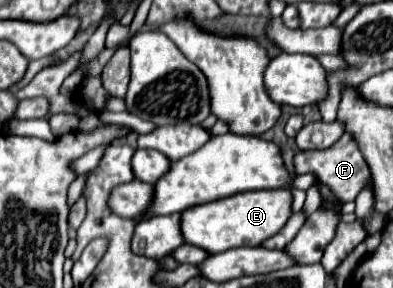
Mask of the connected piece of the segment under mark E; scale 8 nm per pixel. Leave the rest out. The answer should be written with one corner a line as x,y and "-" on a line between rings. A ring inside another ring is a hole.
275,189
275,191
245,191
227,199
211,201
207,205
195,205
181,215
183,237
187,243
201,247
209,253
223,253
235,247
257,247
287,223
293,215
291,211
291,191

